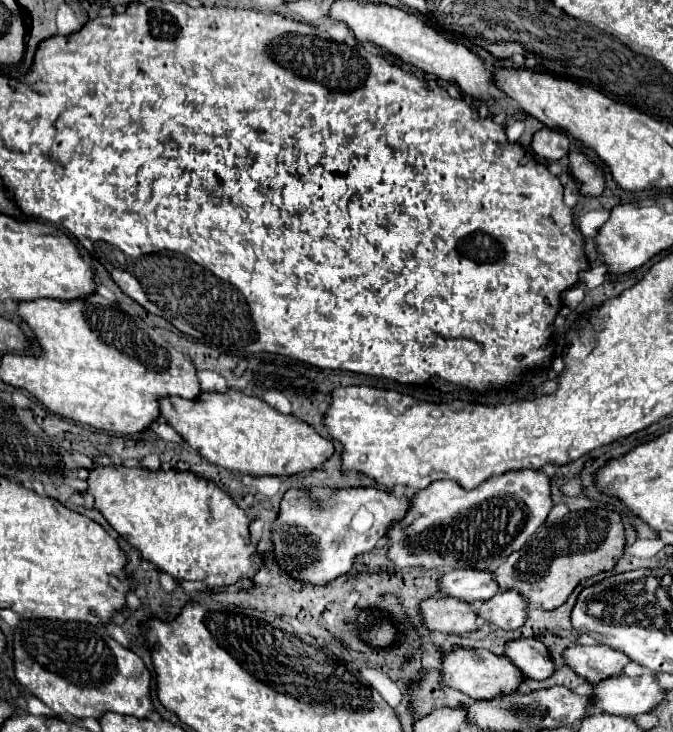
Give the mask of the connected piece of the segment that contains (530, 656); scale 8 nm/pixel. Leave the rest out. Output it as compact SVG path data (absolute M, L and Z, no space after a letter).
M531 638L509 640L505 644L505 656L517 668L521 668L521 672L525 672L527 678L545 680L555 672L555 666L553 666L553 660L549 656L549 650L541 642L539 642L539 650L533 644L535 644L535 640L531 640Z

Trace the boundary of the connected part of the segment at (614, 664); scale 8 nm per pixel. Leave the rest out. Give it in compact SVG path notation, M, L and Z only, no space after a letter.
M583 644L569 646L563 652L563 660L575 674L587 678L587 682L591 684L621 674L623 666L629 662L625 654L609 646L583 646Z

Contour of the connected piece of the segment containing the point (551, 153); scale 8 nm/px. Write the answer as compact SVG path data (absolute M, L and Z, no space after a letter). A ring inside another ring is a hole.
M543 128L543 130L535 132L535 136L531 140L531 148L533 148L535 156L541 160L549 160L549 162L561 160L569 152L569 138L559 130Z

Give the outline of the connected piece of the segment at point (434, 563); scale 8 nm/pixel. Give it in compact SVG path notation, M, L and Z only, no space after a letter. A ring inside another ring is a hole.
M539 470L525 472L505 472L503 476L493 476L475 490L465 490L453 480L435 480L429 488L419 490L409 500L409 512L389 526L389 560L397 568L419 566L435 570L489 570L495 572L499 564L515 550L521 550L525 542L535 534L535 530L545 522L551 510L549 476Z

